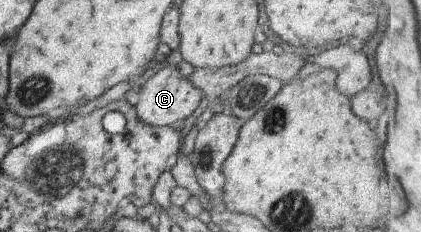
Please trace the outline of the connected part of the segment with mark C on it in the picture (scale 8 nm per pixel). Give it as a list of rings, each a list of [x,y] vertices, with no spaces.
[[[176,58],[166,59],[161,67],[154,72],[140,86],[135,95],[136,116],[147,125],[174,126],[176,123],[186,119],[200,104],[202,92],[199,87],[195,87],[188,79],[180,73],[176,66]]]

